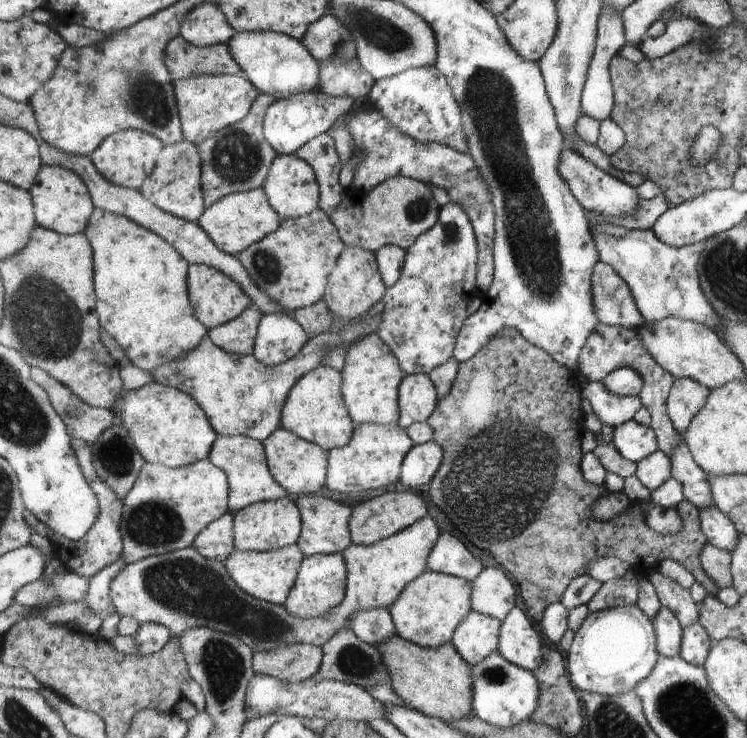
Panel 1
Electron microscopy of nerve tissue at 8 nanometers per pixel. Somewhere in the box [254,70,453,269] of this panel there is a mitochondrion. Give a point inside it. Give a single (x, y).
(415, 210)

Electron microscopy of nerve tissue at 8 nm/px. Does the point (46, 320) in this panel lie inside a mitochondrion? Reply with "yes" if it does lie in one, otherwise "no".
yes

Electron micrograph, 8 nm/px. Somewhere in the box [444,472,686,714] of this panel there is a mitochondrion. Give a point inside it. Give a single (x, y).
(496, 676)

